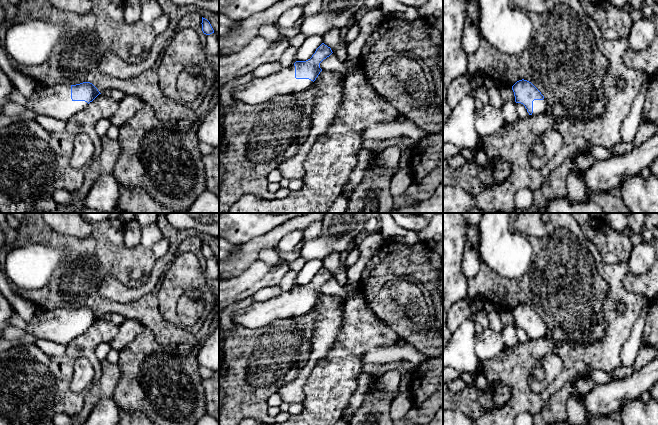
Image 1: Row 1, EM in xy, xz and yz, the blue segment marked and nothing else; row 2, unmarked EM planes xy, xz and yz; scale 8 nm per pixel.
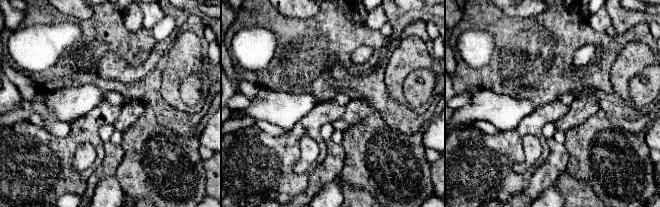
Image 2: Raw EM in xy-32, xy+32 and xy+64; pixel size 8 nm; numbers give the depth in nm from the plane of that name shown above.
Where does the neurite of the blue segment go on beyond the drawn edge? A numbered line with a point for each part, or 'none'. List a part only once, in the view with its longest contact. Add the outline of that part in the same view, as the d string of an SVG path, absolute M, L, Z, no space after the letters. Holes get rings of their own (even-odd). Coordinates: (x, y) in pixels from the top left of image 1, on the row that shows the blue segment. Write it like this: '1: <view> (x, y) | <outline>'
1: xy (55, 101) | M36 83L26 103L26 106L38 115L63 121L68 121L87 105L85 101L71 99L71 85L47 86L41 83Z

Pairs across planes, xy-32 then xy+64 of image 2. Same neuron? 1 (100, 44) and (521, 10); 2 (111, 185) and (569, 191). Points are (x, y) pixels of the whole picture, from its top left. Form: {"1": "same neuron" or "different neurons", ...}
{"1": "different neurons", "2": "different neurons"}

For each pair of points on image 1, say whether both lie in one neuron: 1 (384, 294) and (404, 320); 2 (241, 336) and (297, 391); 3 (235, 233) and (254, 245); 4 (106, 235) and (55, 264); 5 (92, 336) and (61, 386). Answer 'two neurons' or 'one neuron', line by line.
1: one neuron
2: two neurons
3: two neurons
4: two neurons
5: one neuron

